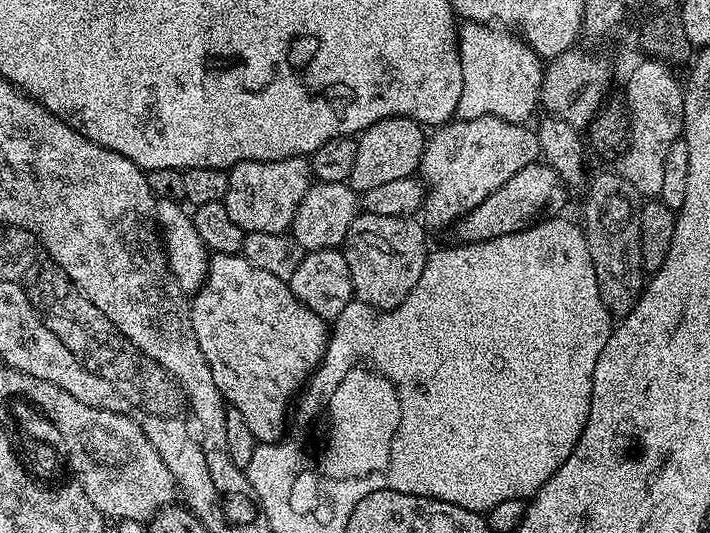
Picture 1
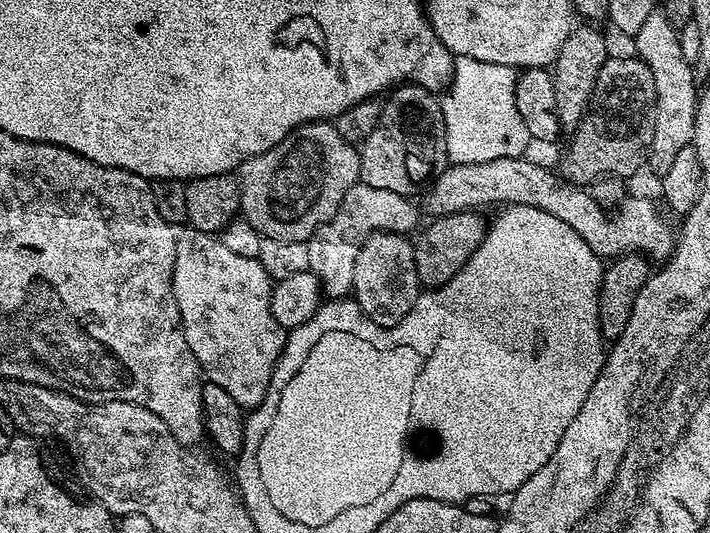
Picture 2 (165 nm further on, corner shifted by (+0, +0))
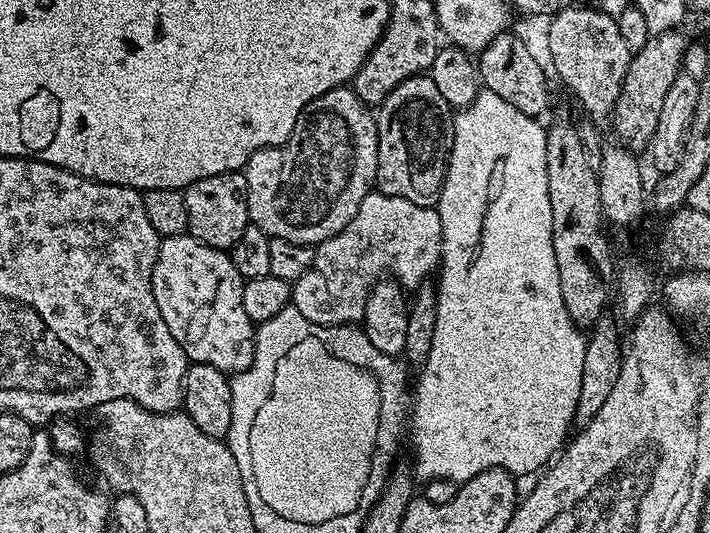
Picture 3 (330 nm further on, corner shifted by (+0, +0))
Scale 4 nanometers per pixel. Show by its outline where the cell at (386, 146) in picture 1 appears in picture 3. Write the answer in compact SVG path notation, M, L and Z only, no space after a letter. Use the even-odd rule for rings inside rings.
M428 74L412 76L402 82L378 106L378 170L375 187L382 194L406 198L414 206L436 208L440 203L440 191L444 185L444 174L448 163L450 140L446 129L450 124L450 107Z

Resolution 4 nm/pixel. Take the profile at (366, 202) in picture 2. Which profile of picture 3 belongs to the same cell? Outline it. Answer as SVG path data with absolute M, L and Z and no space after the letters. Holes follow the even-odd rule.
M373 190L362 198L362 206L358 206L358 214L350 218L350 222L334 238L326 238L315 245L314 262L302 278L292 284L291 307L315 324L351 324L359 325L364 318L366 302L372 293L372 287L385 274L391 273L397 284L405 290L415 290L429 279L432 271L439 269L444 255L444 239L442 238L442 218L436 208L414 206L414 202L406 202L406 198L387 196L379 190Z

